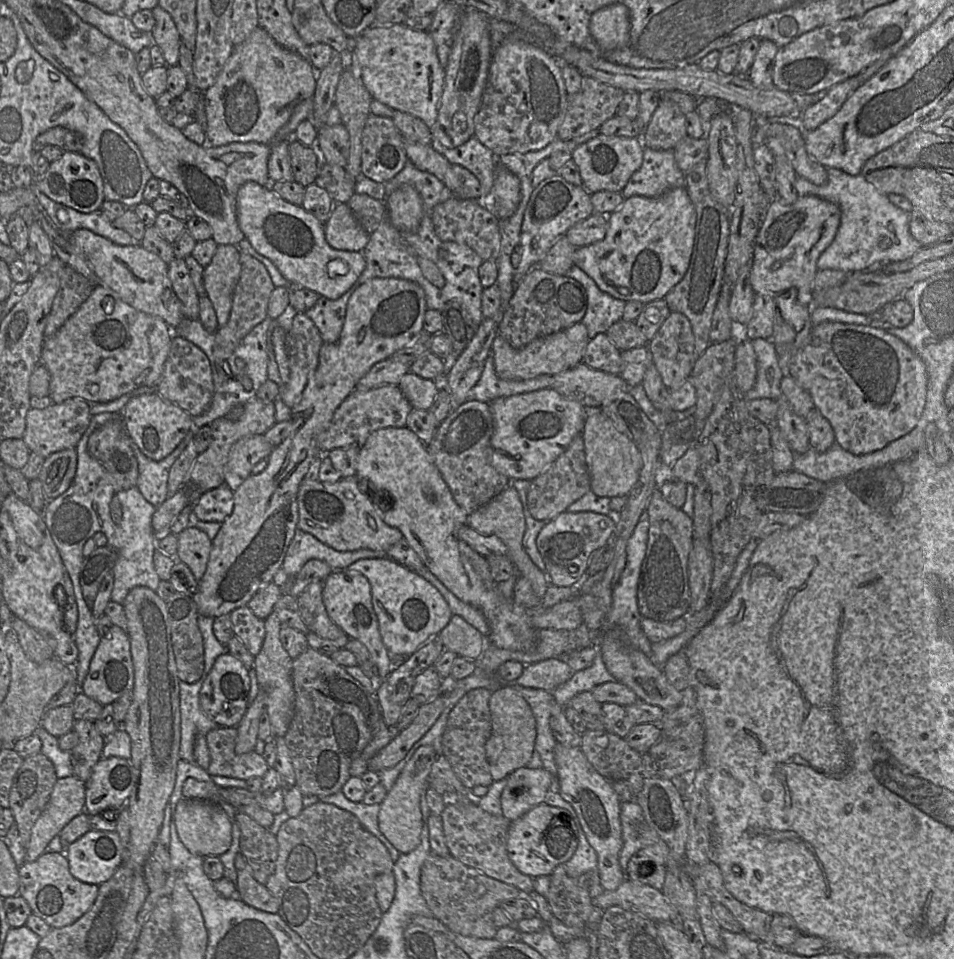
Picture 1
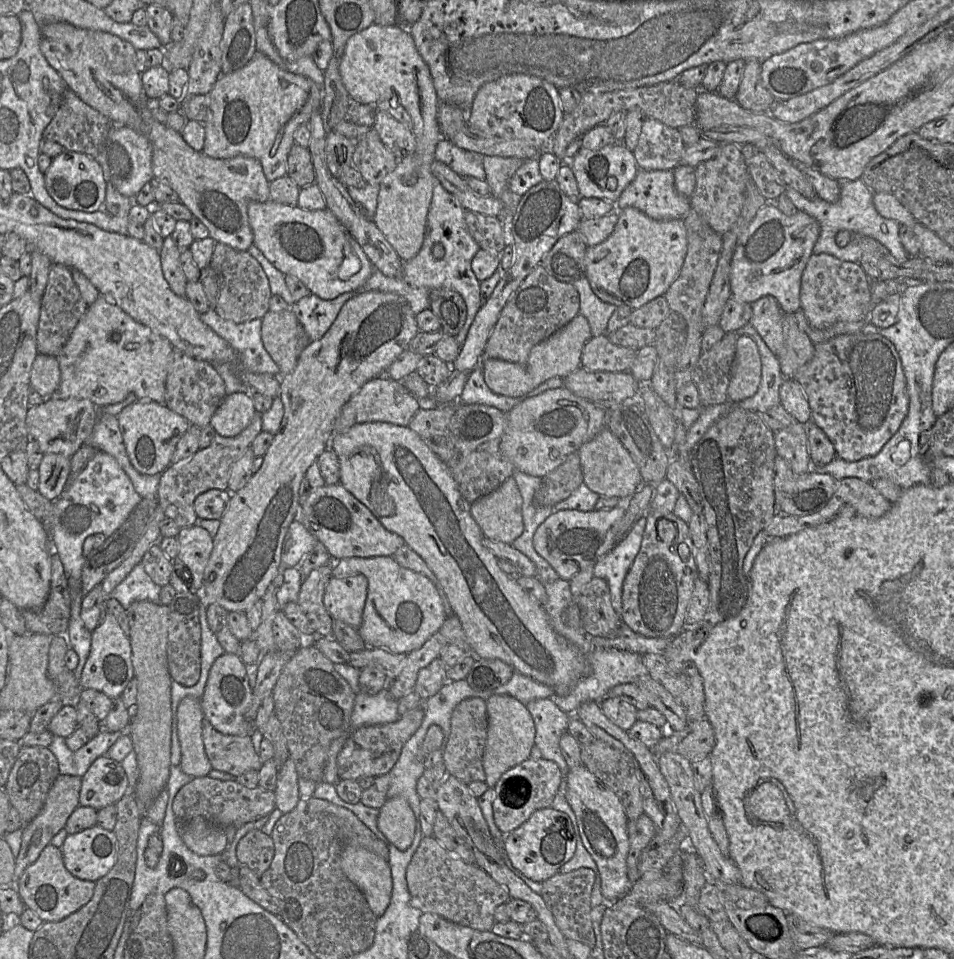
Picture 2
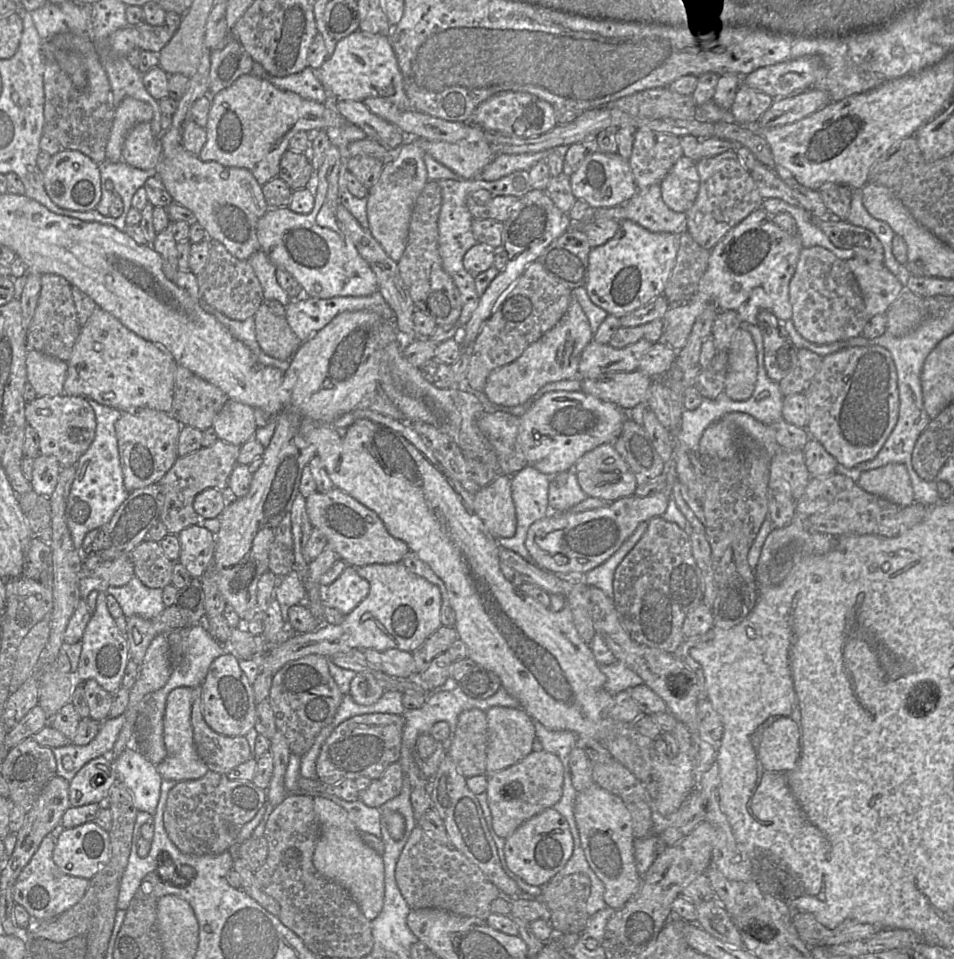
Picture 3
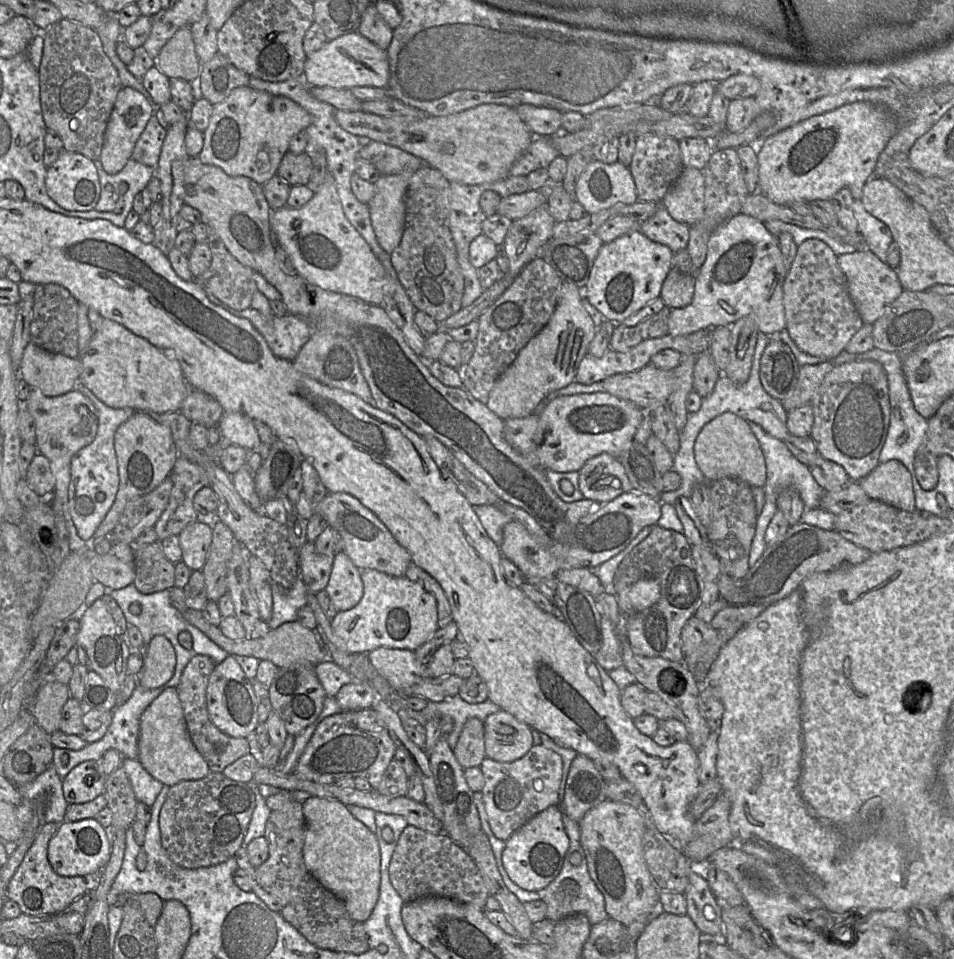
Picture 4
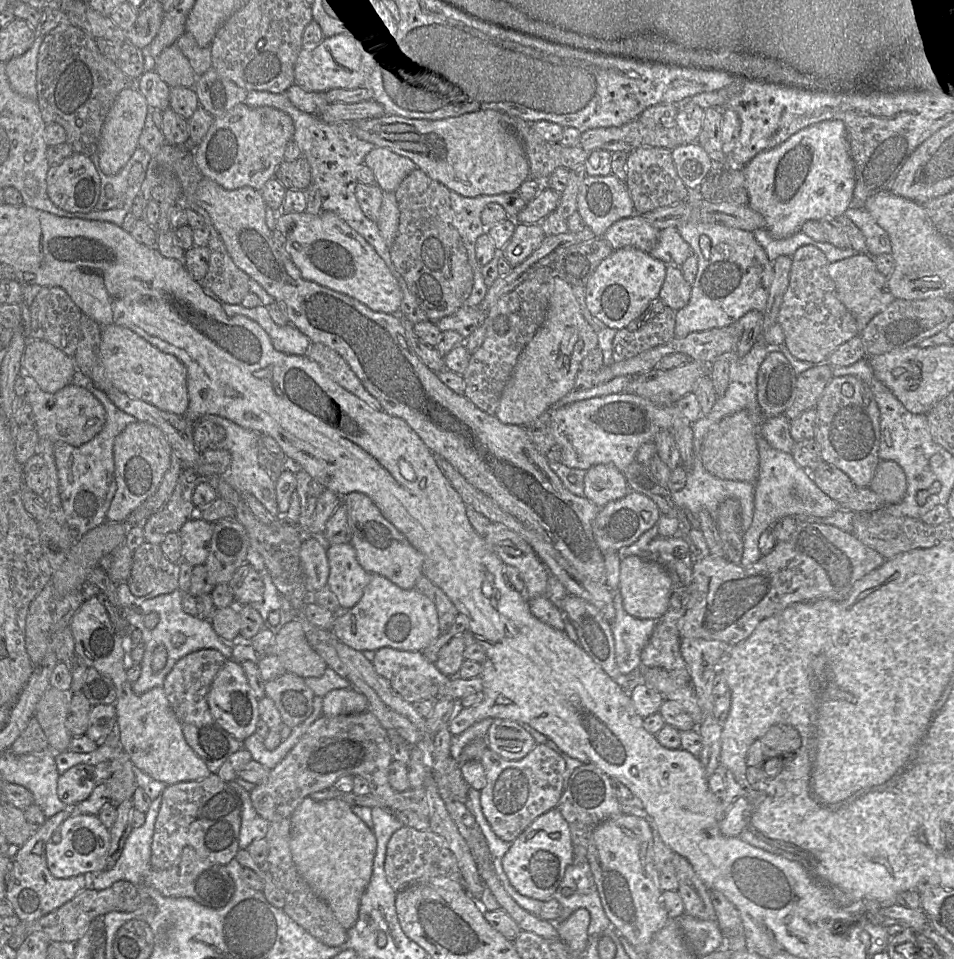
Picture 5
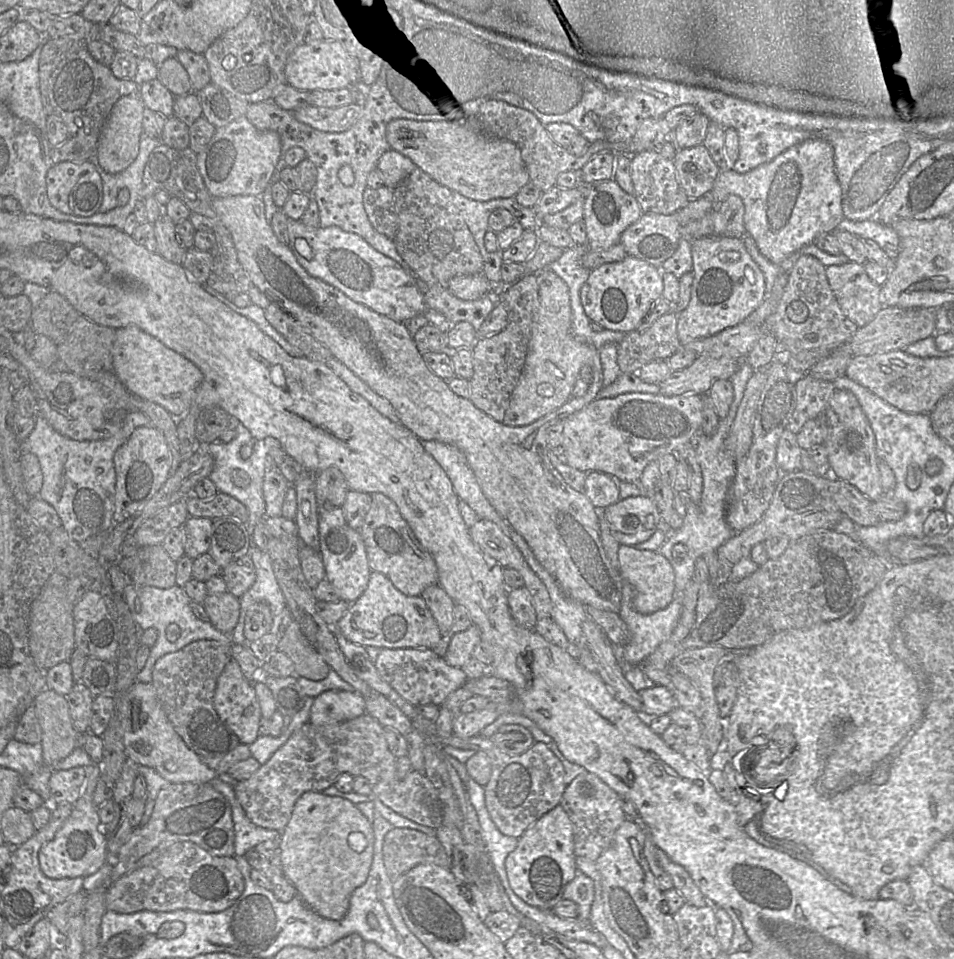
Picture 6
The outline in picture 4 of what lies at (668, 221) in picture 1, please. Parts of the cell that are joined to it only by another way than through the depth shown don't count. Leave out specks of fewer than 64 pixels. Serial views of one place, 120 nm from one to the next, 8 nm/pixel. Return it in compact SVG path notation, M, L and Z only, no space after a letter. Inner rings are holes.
M640 230L624 234L600 248L585 286L585 297L607 321L621 324L660 296L662 284L673 268L674 255L668 246L650 240Z

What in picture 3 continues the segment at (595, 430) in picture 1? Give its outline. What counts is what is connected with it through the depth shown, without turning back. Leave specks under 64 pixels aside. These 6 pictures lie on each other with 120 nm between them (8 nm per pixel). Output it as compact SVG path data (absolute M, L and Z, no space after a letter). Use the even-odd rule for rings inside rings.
M604 443L585 453L575 464L578 483L589 497L609 502L634 495L637 482L613 443Z

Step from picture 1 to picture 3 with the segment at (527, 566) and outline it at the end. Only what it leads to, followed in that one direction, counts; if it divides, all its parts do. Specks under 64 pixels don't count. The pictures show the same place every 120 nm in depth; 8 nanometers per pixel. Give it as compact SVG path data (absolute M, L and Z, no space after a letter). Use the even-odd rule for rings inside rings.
M501 475L475 493L473 508L495 539L514 536L517 521L511 476Z

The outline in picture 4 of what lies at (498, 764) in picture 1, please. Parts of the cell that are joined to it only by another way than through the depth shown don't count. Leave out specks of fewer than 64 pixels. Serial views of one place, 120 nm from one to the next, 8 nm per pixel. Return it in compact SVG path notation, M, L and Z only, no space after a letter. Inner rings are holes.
M500 710L484 721L485 756L502 763L522 758L534 745L532 729Z

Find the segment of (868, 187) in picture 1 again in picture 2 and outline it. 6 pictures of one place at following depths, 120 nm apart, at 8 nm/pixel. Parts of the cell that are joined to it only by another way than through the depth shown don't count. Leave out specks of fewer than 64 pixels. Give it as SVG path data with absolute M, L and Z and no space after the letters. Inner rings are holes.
M862 178L839 182L841 187L840 198L835 203L829 203L819 197L807 199L793 188L786 188L785 194L797 210L813 217L820 226L819 238L813 247L812 255L826 253L842 261L859 263L862 251L856 243L856 240L852 240L845 247L839 247L835 242L835 237L839 231L848 230L852 233L874 238L884 245L896 260L900 262L907 261L909 255L905 251L899 238L900 224L895 220L882 217L877 212L873 204L874 191L863 183Z

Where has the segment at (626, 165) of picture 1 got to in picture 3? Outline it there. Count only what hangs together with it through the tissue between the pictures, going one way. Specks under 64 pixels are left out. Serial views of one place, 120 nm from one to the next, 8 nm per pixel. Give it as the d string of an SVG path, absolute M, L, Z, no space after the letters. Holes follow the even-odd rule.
M598 151L586 157L570 175L570 183L576 200L584 200L595 209L624 204L638 191L629 161L617 152Z

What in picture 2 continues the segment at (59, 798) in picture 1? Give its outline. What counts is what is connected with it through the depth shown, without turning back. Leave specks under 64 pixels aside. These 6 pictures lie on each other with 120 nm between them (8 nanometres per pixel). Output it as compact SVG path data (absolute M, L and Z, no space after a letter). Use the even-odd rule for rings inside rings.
M59 774L46 796L41 811L22 827L21 850L15 861L15 882L23 871L38 858L40 852L47 846L52 837L64 829L67 819L79 805L81 777Z

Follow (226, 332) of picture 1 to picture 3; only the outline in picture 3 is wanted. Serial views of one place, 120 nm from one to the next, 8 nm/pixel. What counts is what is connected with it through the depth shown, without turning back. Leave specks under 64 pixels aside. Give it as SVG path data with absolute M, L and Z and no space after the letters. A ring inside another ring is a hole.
M209 240L209 260L204 269L196 275L200 300L205 301L230 319L242 321L254 317L265 301L263 289L252 266L247 260L234 257L217 240Z

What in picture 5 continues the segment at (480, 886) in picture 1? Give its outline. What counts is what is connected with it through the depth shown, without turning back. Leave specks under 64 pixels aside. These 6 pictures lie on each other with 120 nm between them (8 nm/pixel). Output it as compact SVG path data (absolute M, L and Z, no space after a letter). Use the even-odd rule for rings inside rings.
M403 826L395 831L388 841L384 863L386 878L397 892L417 883L424 883L435 877L444 877L459 883L465 889L465 881L453 852L446 840L430 831L420 831Z

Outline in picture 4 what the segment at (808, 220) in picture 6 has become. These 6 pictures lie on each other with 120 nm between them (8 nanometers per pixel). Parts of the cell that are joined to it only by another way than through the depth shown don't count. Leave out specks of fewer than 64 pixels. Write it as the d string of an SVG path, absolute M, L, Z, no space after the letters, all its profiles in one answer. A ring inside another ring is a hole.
M854 102L835 110L812 116L775 135L757 146L758 192L775 204L790 206L794 202L831 200L842 188L848 188L855 200L862 198L863 187L874 175L877 160L888 141L896 133L896 118L881 106L870 102Z

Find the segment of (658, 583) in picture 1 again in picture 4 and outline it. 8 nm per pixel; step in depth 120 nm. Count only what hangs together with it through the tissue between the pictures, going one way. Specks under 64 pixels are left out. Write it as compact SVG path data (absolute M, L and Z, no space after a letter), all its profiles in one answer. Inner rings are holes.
M658 524L651 527L650 534L618 566L613 590L617 599L618 592L640 579L653 578L659 583L661 595L654 605L641 612L625 615L626 635L636 655L682 662L681 631L700 605L703 582L696 571L691 545L685 535Z

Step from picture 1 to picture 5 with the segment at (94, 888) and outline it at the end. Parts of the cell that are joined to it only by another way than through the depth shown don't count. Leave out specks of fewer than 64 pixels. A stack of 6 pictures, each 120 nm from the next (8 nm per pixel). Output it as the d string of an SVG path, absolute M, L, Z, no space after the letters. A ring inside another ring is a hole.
M62 810L46 819L44 824L31 834L20 846L16 855L11 858L10 868L6 875L6 894L14 910L14 914L22 921L34 921L59 908L86 888L84 874L69 878L56 878L48 869L45 846L54 832L58 831L62 822L70 815L70 810Z

